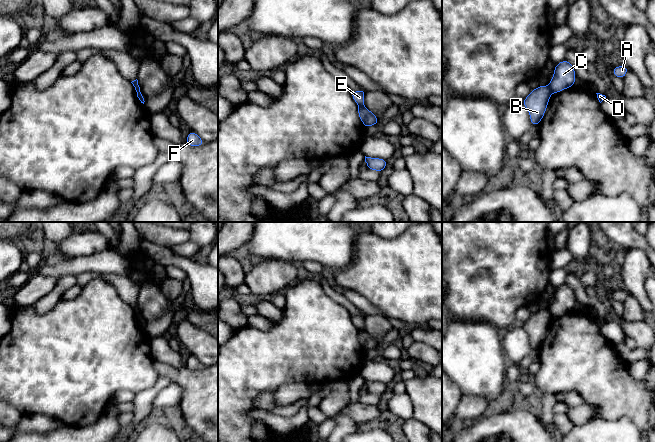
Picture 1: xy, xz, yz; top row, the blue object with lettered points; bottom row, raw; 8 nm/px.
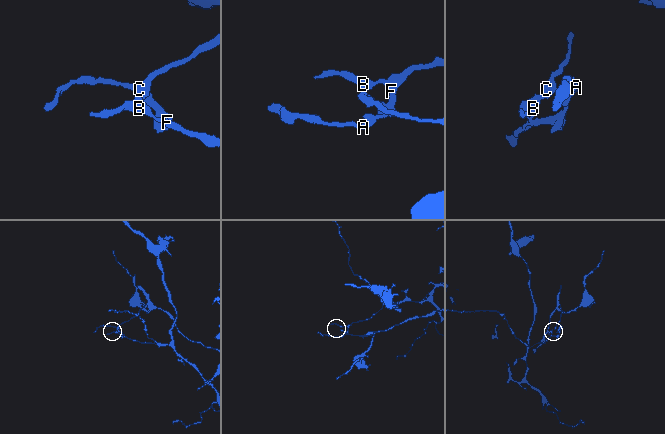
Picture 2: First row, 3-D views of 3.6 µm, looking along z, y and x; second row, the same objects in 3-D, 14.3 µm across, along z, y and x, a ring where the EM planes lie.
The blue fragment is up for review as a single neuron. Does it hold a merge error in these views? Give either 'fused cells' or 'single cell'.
fused cells

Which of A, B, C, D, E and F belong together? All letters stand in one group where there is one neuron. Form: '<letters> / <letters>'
A B D E F / C

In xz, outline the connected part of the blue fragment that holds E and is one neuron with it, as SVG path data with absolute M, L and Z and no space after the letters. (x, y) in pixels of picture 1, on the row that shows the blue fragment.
M359 90L359 91L353 91L351 92L351 96L353 100L358 104L358 106L364 106L364 95L365 95L365 90Z

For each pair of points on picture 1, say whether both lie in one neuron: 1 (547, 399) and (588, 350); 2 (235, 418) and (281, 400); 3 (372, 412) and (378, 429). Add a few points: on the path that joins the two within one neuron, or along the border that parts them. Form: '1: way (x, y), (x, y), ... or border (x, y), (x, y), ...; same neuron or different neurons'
1: border (543, 392), (555, 393); different neurons
2: border (295, 382), (283, 384), (273, 393); different neurons
3: border (382, 423), (374, 425); different neurons

